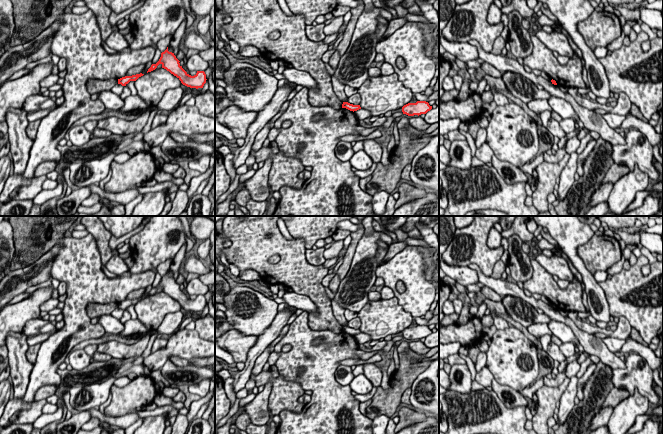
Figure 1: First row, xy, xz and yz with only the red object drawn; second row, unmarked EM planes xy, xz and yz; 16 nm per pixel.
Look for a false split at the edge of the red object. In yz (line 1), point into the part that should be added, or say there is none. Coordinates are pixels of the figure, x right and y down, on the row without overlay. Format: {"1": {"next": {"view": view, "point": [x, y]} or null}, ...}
{"1": {"next": null}}

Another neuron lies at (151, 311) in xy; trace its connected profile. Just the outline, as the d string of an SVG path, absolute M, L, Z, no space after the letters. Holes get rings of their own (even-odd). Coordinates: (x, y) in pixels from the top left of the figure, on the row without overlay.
M164 292L148 296L135 305L138 320L149 331L156 330L168 313L181 311L181 309L179 302Z

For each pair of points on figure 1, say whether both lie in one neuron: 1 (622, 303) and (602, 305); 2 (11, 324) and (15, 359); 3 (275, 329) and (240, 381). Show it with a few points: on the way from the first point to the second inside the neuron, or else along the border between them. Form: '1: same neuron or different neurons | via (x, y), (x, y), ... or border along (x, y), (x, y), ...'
1: different neurons | border along (597, 283), (604, 293), (611, 317)
2: different neurons | border along (10, 331), (21, 333)
3: same neuron | via (263, 342), (251, 356), (247, 368)

